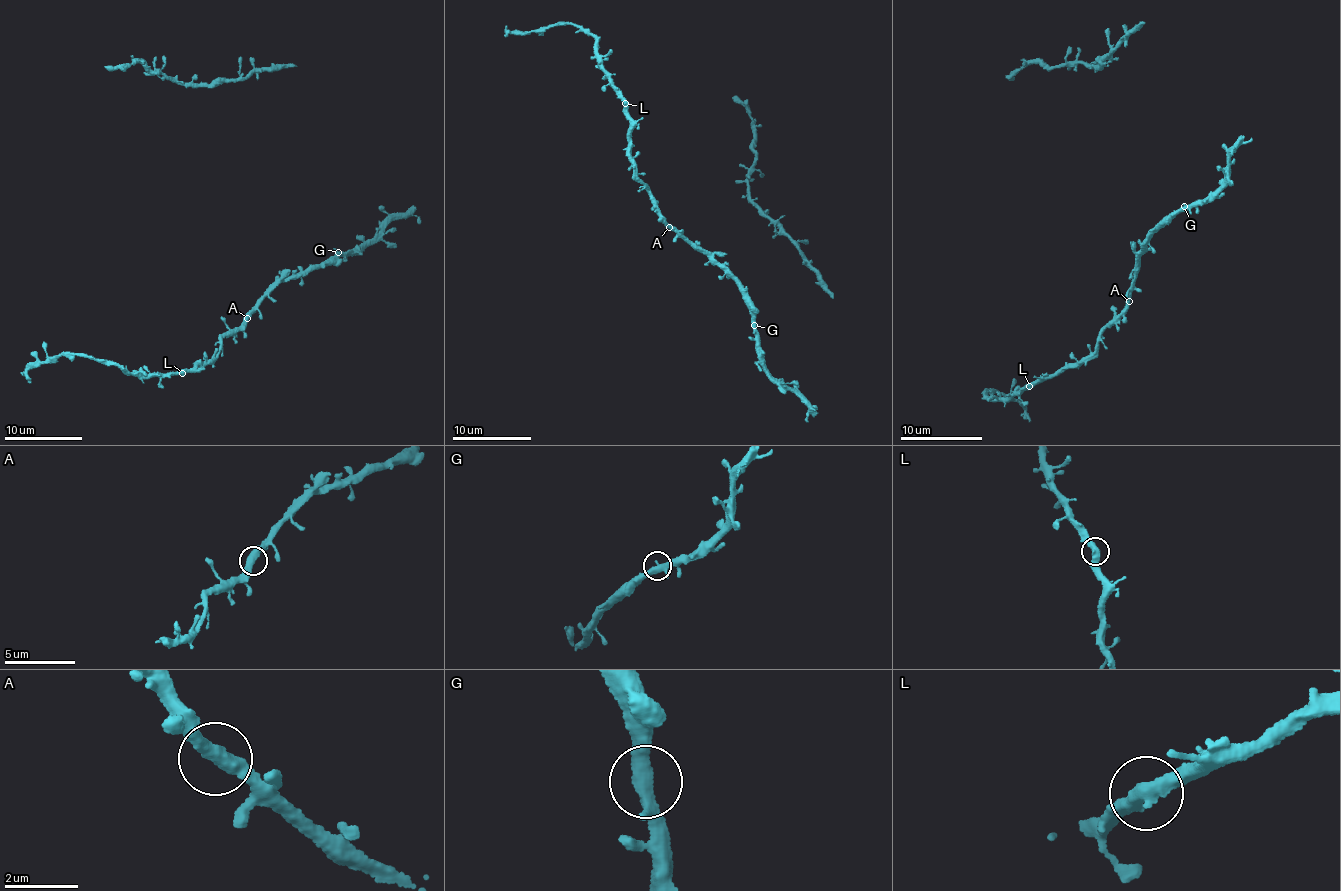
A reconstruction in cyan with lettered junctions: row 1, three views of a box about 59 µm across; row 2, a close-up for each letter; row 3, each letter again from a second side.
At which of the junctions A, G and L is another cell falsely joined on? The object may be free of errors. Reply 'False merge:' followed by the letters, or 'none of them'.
False merge: none of them

